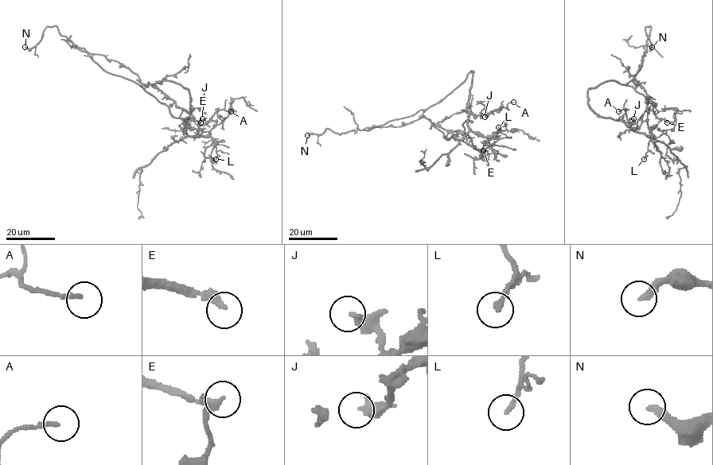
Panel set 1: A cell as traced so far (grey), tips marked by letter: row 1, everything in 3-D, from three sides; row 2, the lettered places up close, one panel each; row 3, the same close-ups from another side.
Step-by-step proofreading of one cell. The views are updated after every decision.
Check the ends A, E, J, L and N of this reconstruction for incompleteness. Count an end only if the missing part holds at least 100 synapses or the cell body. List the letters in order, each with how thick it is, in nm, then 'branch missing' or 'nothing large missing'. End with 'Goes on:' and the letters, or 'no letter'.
A: 180 nm thick; nothing large missing
E: 280 nm thick; branch missing
J: 400 nm thick; nothing large missing
L: 200 nm thick; nothing large missing
N: 300 nm thick; branch missing
Goes on: E, N

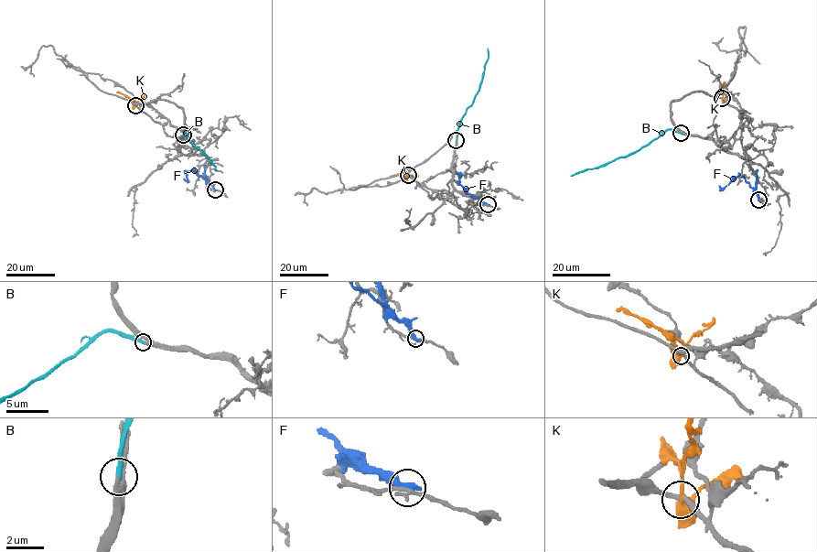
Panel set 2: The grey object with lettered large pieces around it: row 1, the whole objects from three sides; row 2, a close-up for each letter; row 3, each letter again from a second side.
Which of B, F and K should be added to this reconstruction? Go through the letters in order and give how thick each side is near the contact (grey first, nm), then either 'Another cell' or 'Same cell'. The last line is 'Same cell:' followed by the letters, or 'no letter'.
B: Thickness 260 nm (grey) against 280 nm. Same cell
F: Thickness 170 nm (grey) against 380 nm. Another cell
K: Thickness 280 nm (grey) against 320 nm. Another cell
Same cell: B

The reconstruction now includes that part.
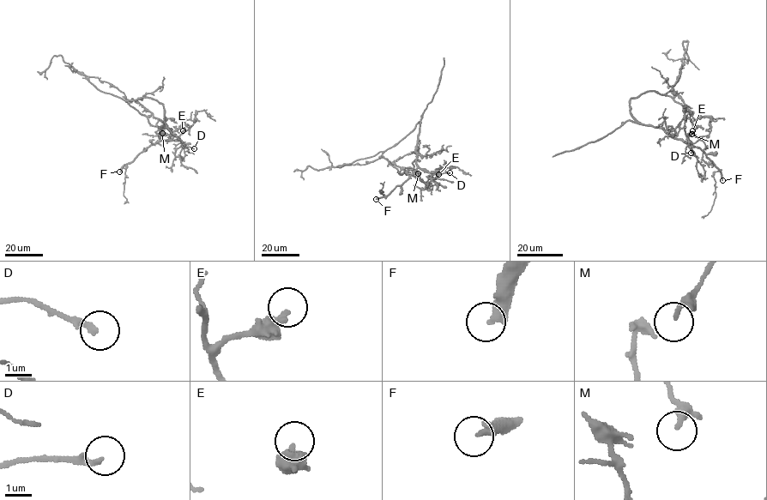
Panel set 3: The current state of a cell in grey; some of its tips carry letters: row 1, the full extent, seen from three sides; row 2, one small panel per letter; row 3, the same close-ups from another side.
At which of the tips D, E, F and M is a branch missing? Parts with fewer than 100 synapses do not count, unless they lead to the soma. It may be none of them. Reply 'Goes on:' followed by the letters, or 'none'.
Goes on: F

